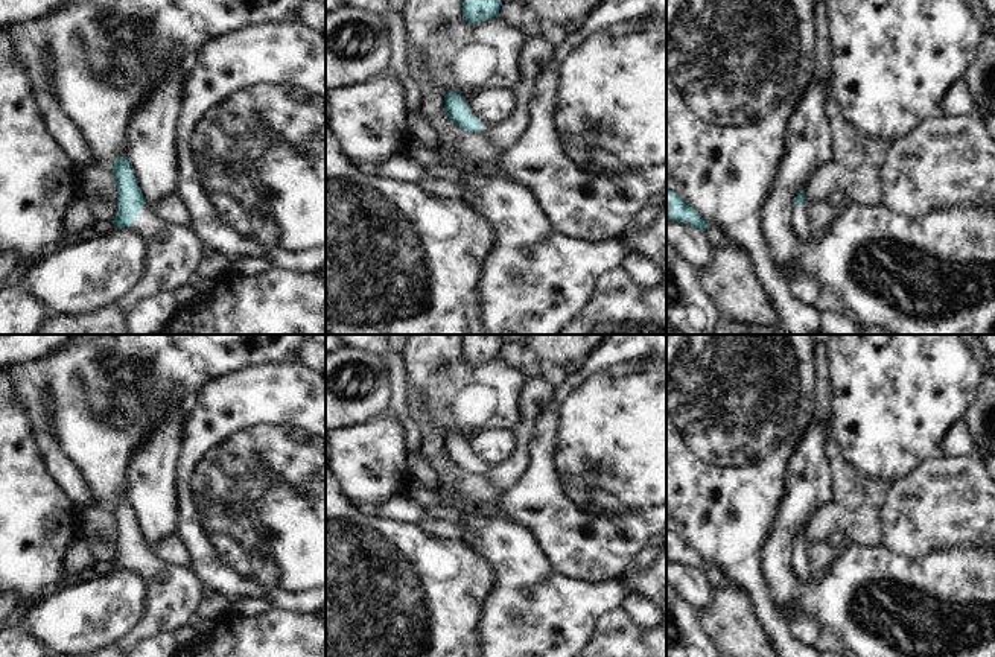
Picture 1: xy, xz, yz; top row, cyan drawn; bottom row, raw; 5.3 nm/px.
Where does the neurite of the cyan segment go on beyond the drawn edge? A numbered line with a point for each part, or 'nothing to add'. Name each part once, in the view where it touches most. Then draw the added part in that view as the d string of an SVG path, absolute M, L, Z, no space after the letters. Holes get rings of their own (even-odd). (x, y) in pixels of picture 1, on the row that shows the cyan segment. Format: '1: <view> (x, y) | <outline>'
1: xy (175, 251) | M146 205L128 228L145 237L151 246L151 262L145 278L119 301L126 313L149 295L173 292L184 283L192 283L202 259L202 242L189 227L170 225Z

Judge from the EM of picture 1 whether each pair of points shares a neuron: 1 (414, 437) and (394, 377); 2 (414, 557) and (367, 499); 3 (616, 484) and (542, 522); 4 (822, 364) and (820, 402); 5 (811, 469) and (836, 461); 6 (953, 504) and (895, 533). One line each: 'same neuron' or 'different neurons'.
1: same neuron
2: different neurons
3: same neuron
4: same neuron
5: different neurons
6: same neuron

